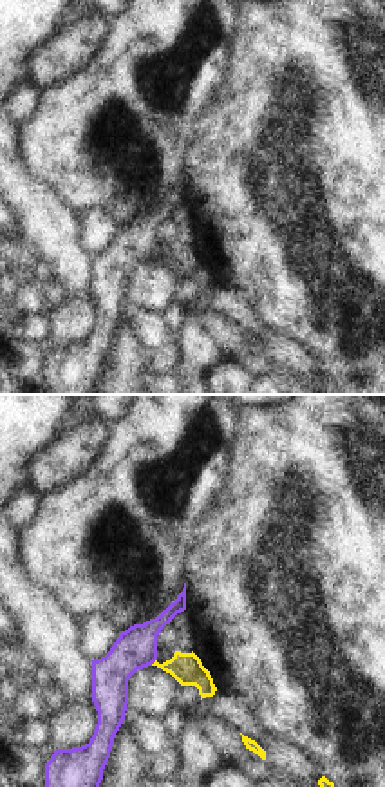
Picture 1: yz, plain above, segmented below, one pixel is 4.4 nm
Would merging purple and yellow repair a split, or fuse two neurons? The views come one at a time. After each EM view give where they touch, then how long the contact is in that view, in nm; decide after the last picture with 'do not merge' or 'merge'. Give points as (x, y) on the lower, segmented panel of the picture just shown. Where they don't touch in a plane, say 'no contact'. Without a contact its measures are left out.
meets purple at (152, 663); contact 40 nm long

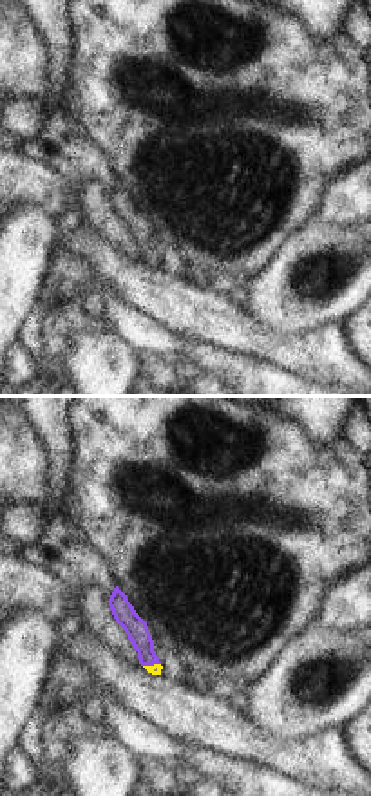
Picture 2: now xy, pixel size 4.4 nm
meets purple at (151, 664); contact 80 nm long

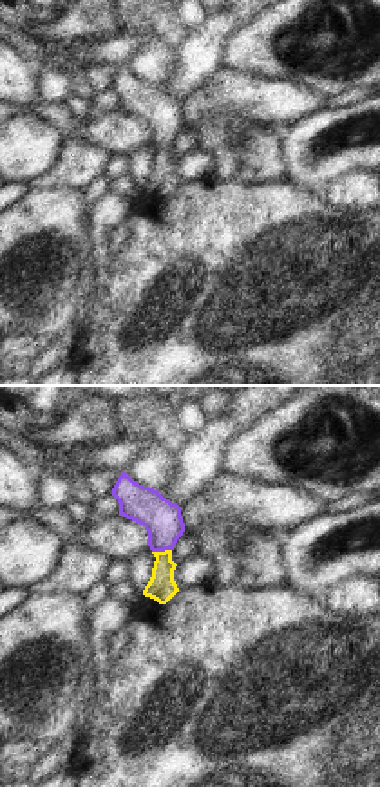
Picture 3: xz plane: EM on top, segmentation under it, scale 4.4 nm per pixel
meets purple at (161, 550); contact 90 nm long

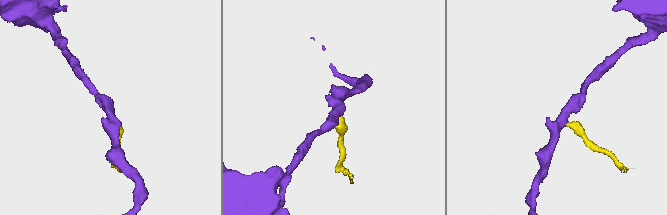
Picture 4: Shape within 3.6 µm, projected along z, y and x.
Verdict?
merge

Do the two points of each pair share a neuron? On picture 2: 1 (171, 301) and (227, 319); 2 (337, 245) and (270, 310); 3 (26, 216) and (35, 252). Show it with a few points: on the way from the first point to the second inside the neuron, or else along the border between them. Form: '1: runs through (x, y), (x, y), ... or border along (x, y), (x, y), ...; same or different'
1: runs through (185, 310), (212, 319); same
2: runs through (317, 255), (304, 261), (290, 290); same
3: runs through (26, 225), (26, 243); same

